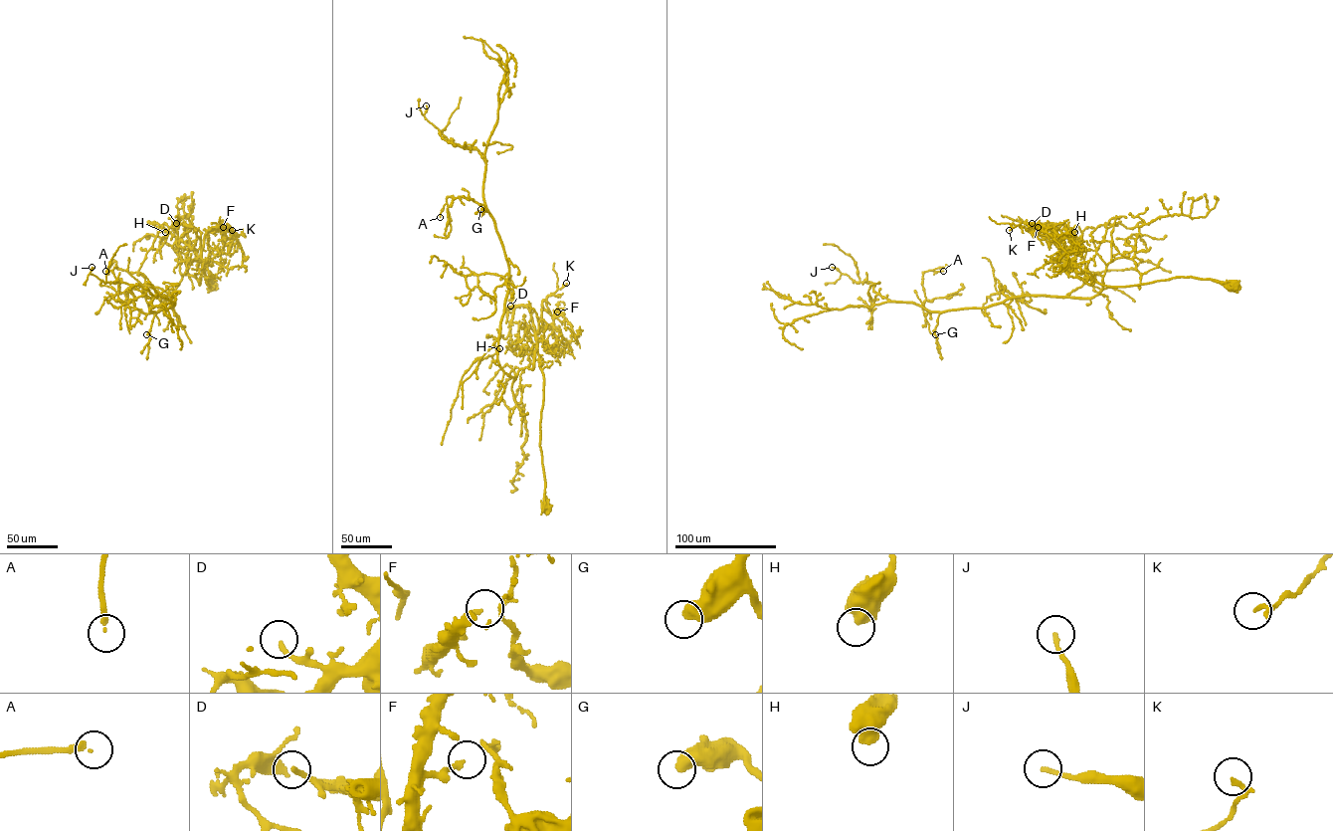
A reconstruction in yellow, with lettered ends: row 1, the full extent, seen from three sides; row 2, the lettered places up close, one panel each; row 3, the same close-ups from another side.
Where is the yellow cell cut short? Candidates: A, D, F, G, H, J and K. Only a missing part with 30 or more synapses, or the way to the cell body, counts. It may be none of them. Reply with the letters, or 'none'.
none

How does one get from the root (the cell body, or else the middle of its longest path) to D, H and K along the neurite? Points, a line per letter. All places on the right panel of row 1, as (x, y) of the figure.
D: (1236, 285), (1191, 277), (1102, 285), (1075, 272), (1061, 258), (1057, 244), (1042, 236), (1032, 223)
H: (1236, 285), (1107, 287), (1077, 272), (1090, 284), (1100, 275), (1102, 288), (1068, 297), (1088, 272), (1074, 232)
K: (1236, 285), (1191, 277), (1102, 285), (1075, 272), (1061, 258), (1055, 234), (1029, 232), (1019, 225), (1009, 230)

